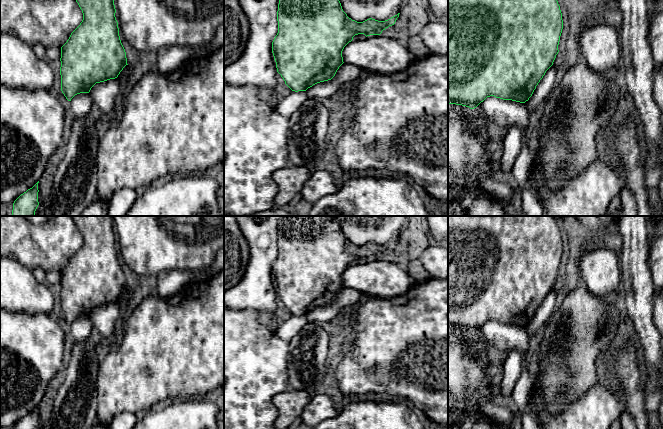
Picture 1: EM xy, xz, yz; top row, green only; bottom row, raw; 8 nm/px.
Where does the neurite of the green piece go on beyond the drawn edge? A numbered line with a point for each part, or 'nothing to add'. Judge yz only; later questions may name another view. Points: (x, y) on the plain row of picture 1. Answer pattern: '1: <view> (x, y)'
nothing to add

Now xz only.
nothing to add

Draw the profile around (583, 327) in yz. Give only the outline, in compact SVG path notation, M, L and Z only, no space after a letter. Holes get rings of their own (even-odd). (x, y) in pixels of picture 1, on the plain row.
M577 271L571 278L568 291L559 299L552 316L543 326L537 363L533 368L533 387L537 384L536 375L540 374L550 414L558 416L564 412L599 381L598 358L614 344L620 319L620 311L612 298L590 293Z

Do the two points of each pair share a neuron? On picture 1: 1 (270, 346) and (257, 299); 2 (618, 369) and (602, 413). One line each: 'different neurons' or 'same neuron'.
1: different neurons
2: same neuron

